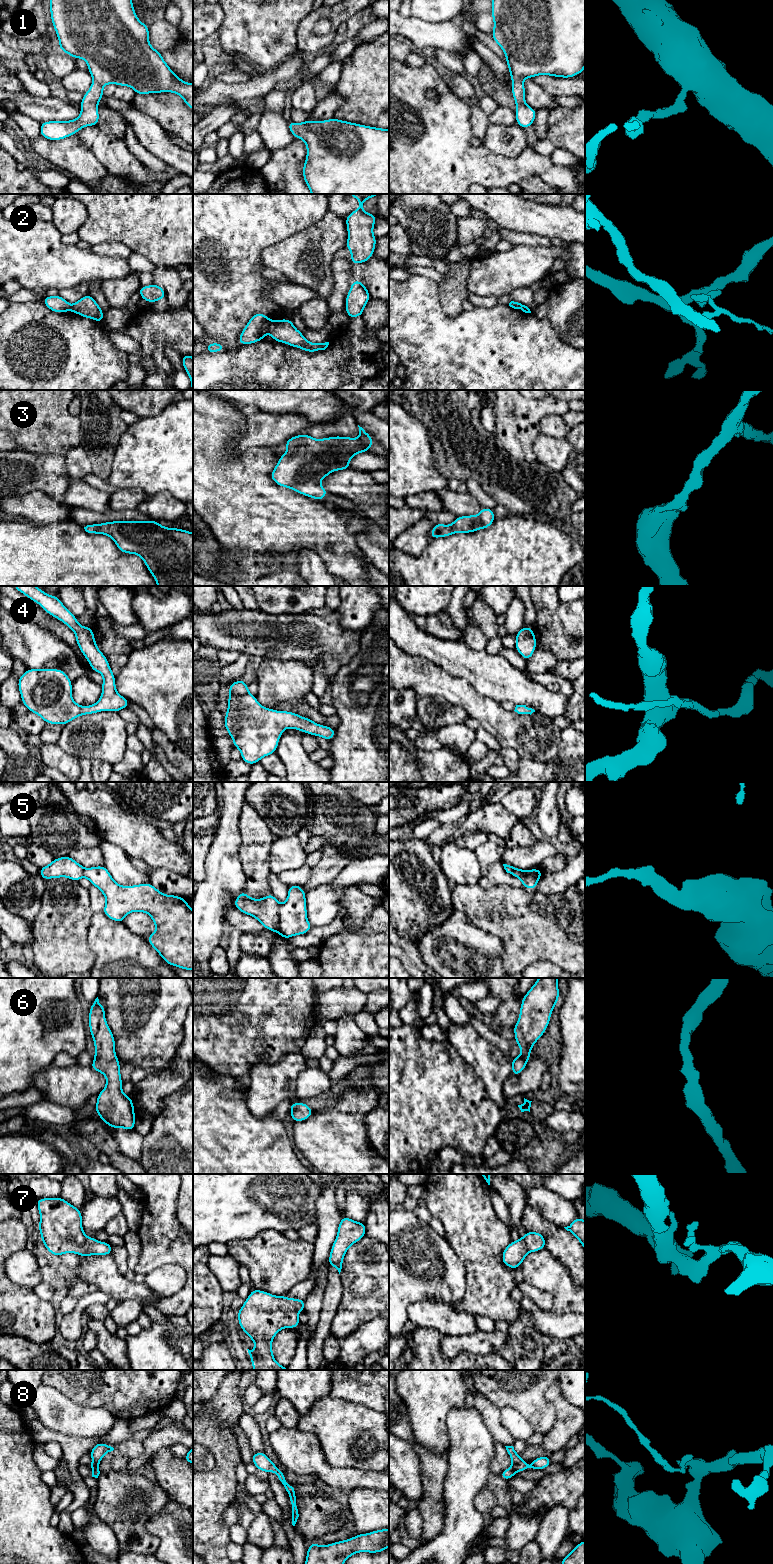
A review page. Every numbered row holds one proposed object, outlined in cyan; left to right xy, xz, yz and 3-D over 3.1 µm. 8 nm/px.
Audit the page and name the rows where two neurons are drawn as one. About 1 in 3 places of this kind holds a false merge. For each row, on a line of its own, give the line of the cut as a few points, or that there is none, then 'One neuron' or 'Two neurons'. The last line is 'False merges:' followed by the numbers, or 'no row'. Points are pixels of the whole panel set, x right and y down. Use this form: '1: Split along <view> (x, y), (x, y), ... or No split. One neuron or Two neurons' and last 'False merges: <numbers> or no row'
1: No split. One neuron
2: Split along xz (272, 321), (266, 330). Two neurons
3: No split. One neuron
4: No split. One neuron
5: Split along xz (280, 905), (279, 927), (276, 931). Two neurons
6: No split. One neuron
7: No split. One neuron
8: Split along xz (289, 1493), (294, 1494). Two neurons
False merges: 2, 5, 8

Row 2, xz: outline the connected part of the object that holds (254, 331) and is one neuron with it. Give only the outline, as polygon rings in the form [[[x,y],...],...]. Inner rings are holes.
[[[254,314],[243,328],[238,342],[242,345],[248,345],[264,340],[265,333],[271,322],[270,318],[265,314]]]

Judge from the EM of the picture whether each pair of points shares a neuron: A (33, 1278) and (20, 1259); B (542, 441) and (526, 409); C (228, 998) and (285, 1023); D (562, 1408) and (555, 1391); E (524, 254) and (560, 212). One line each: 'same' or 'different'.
A: same
B: different
C: same
D: same
E: different

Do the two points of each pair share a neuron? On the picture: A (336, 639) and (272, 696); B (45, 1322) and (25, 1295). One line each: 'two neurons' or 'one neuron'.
A: two neurons
B: one neuron

